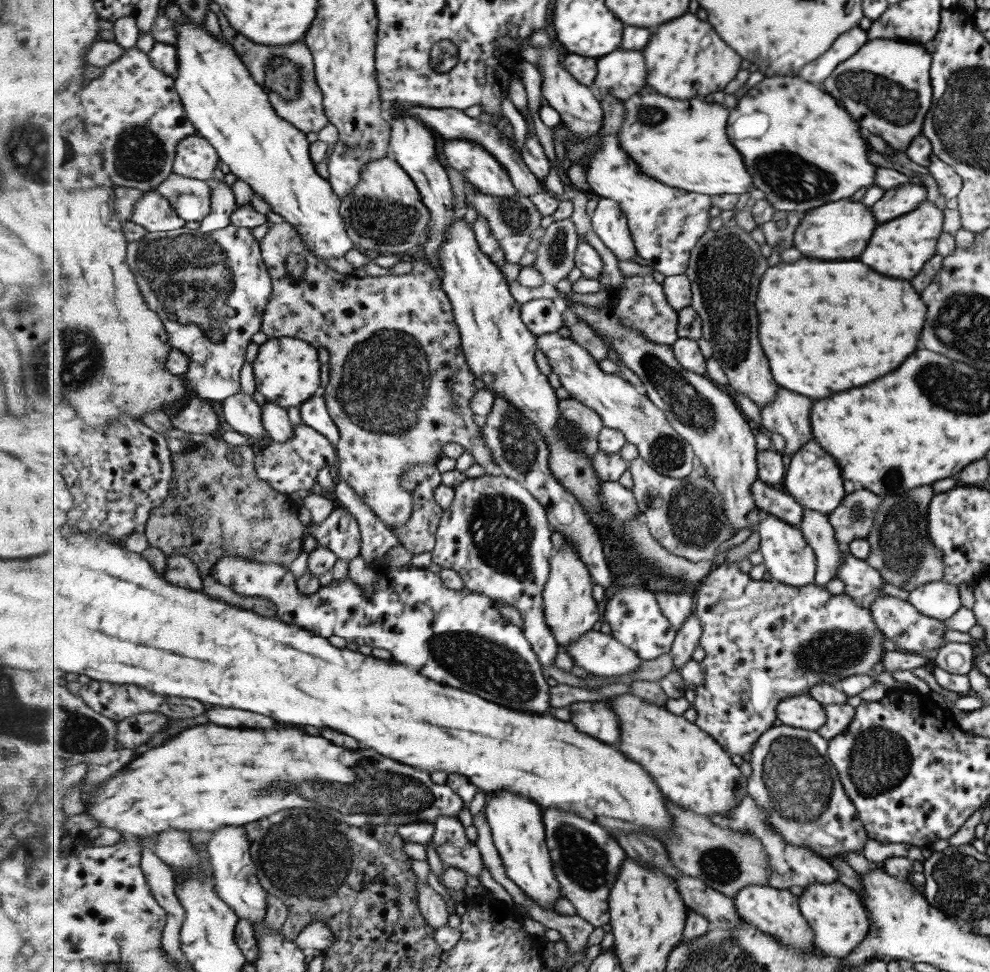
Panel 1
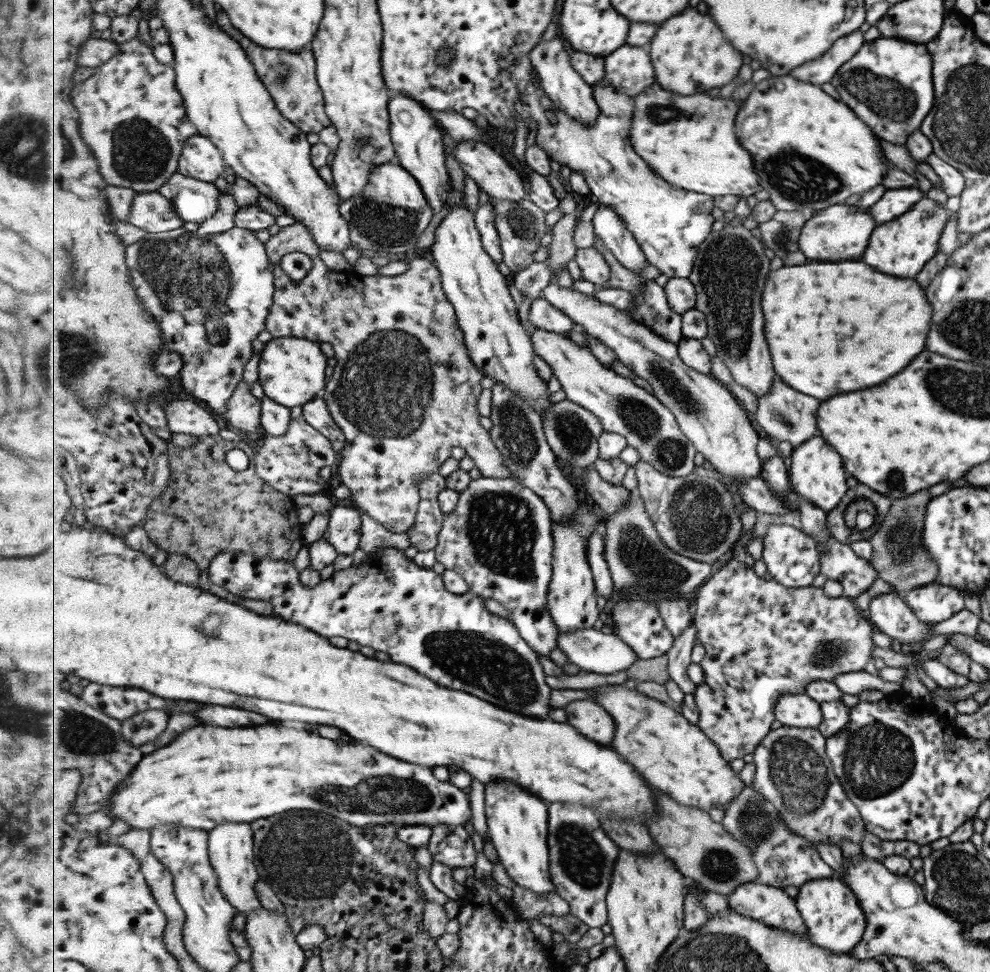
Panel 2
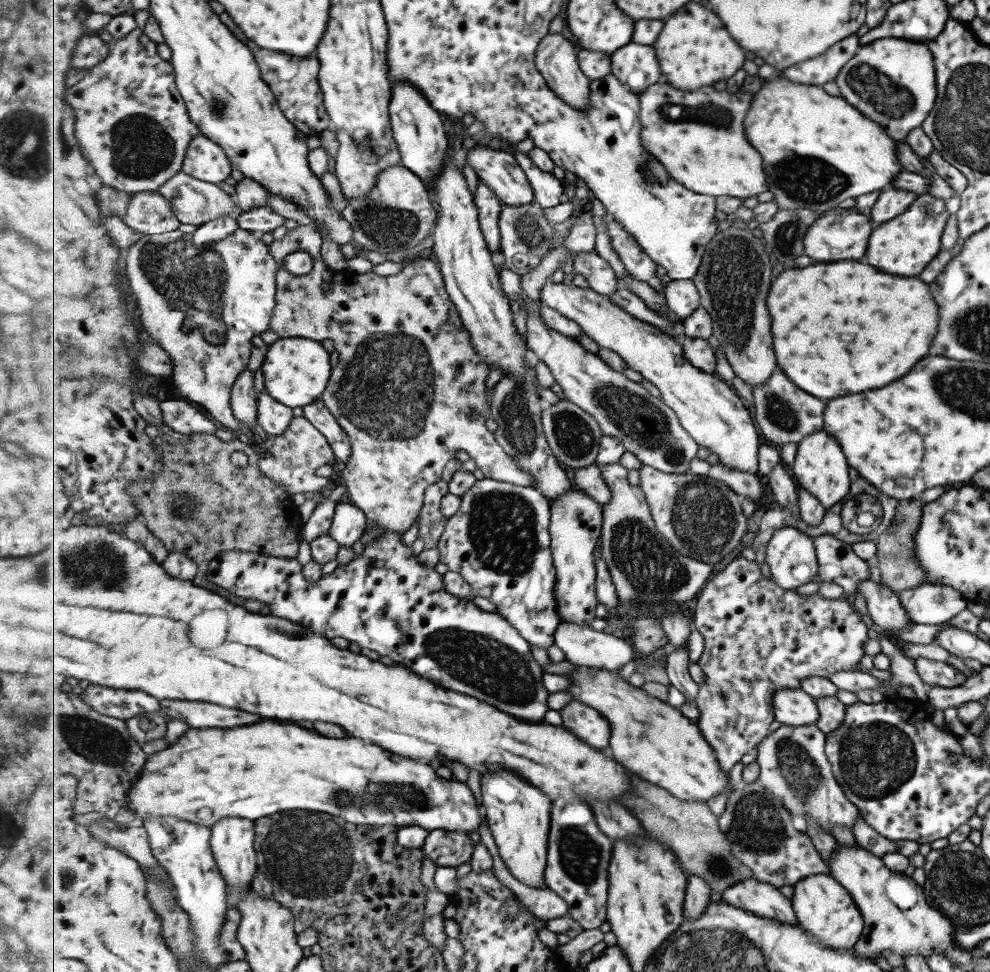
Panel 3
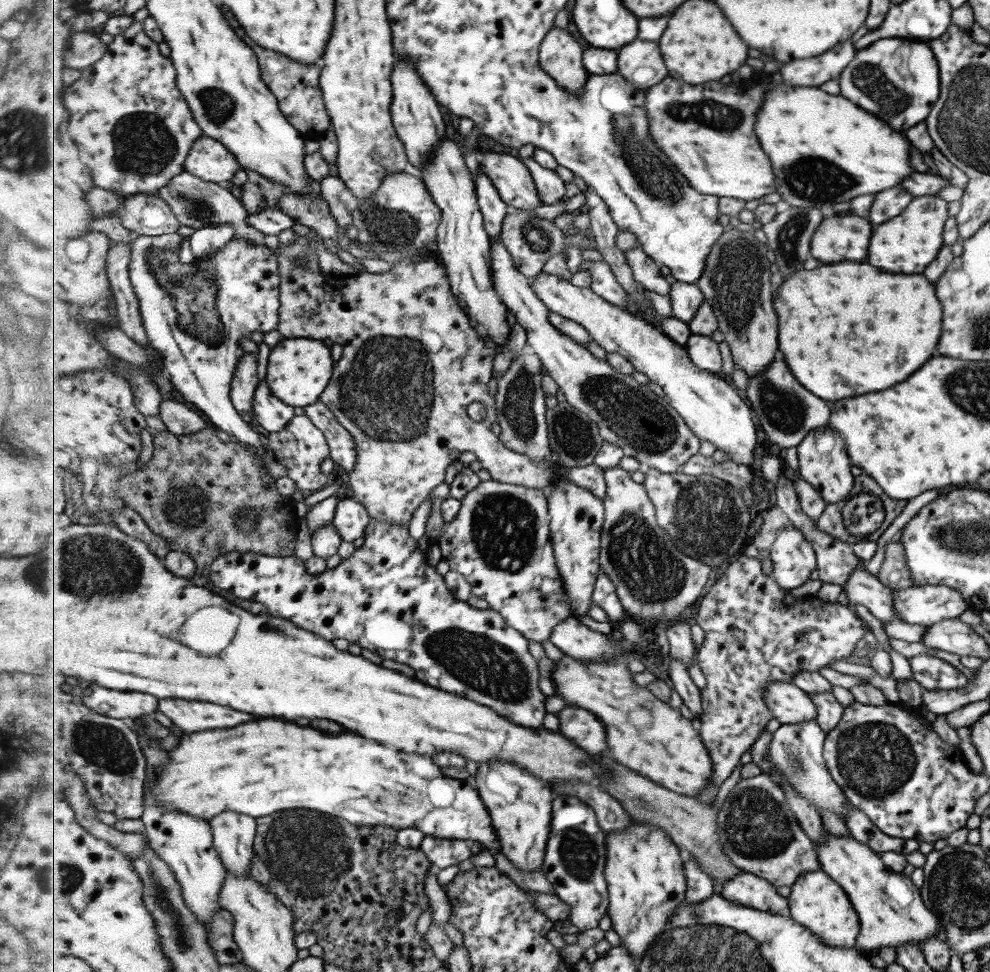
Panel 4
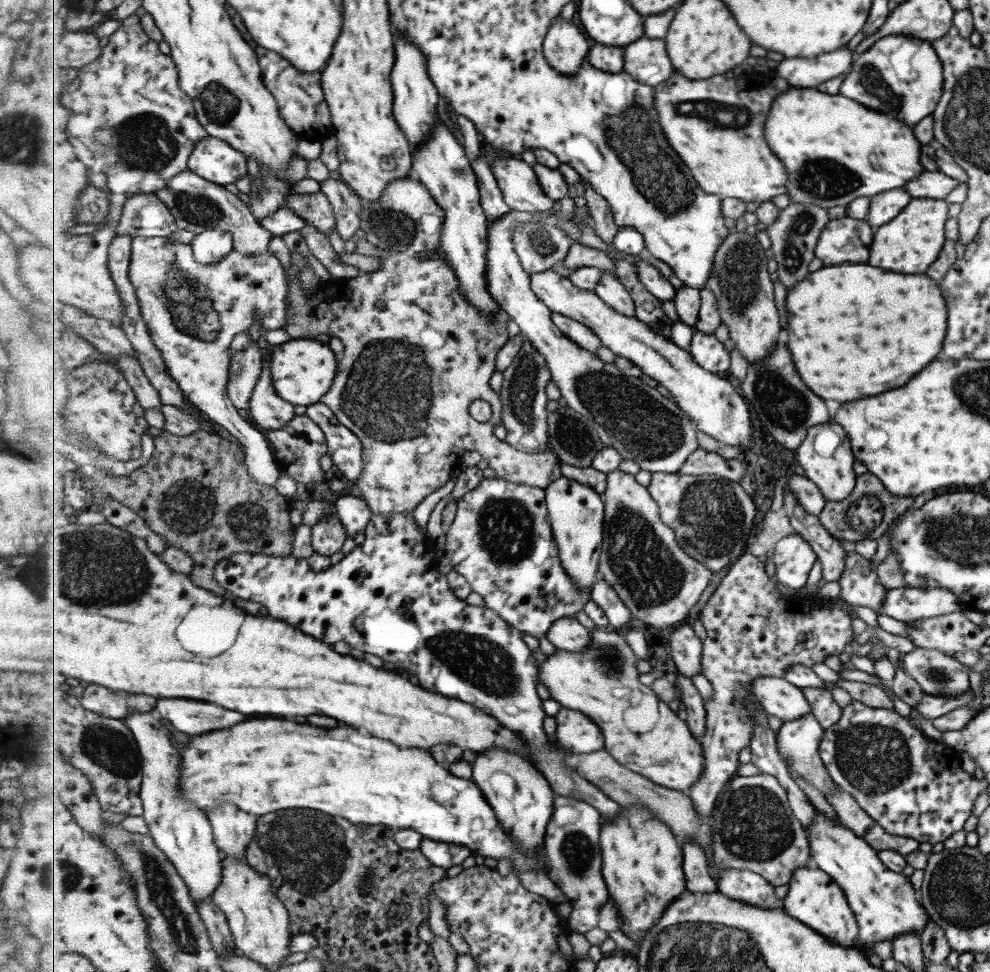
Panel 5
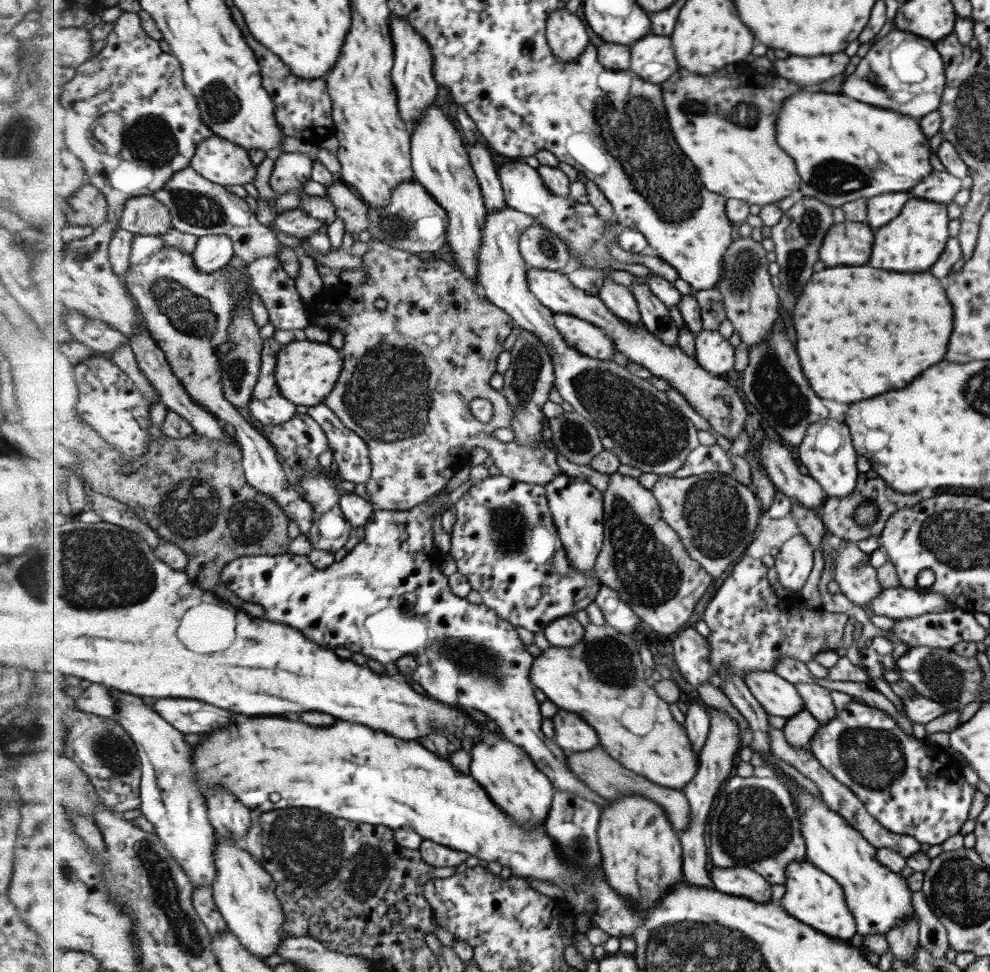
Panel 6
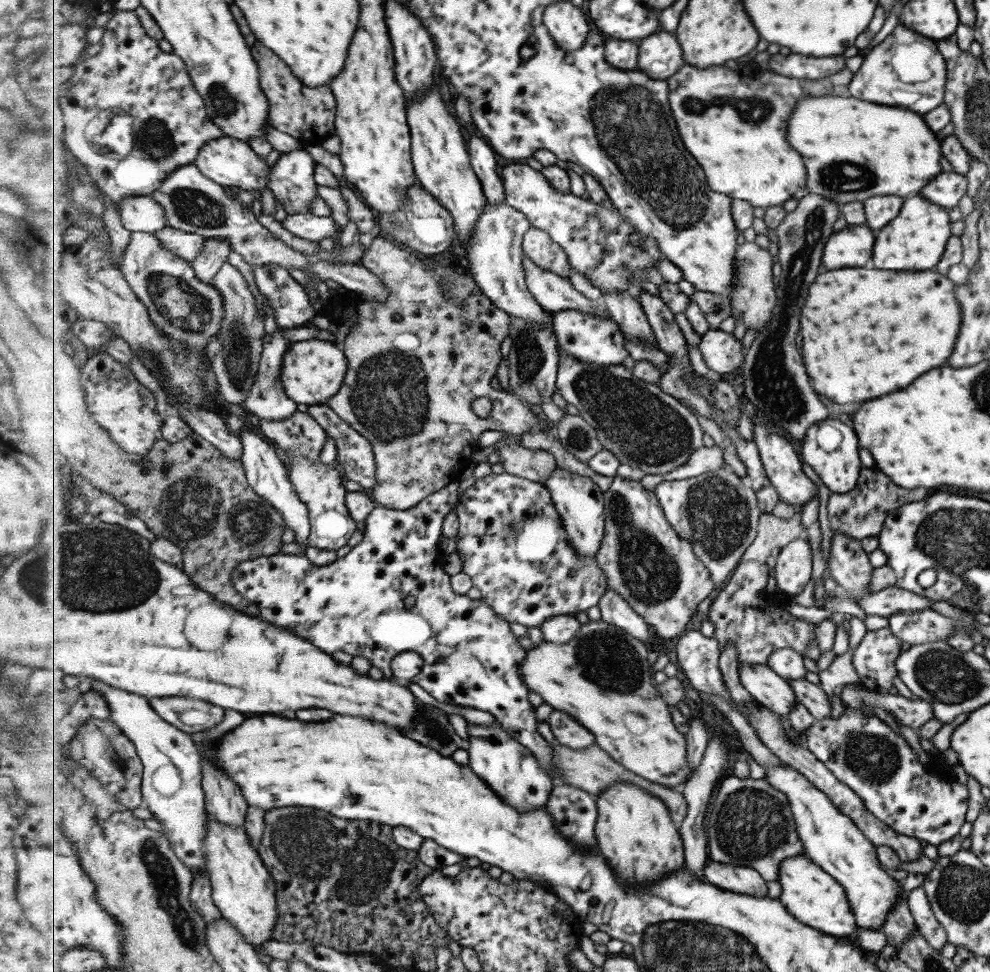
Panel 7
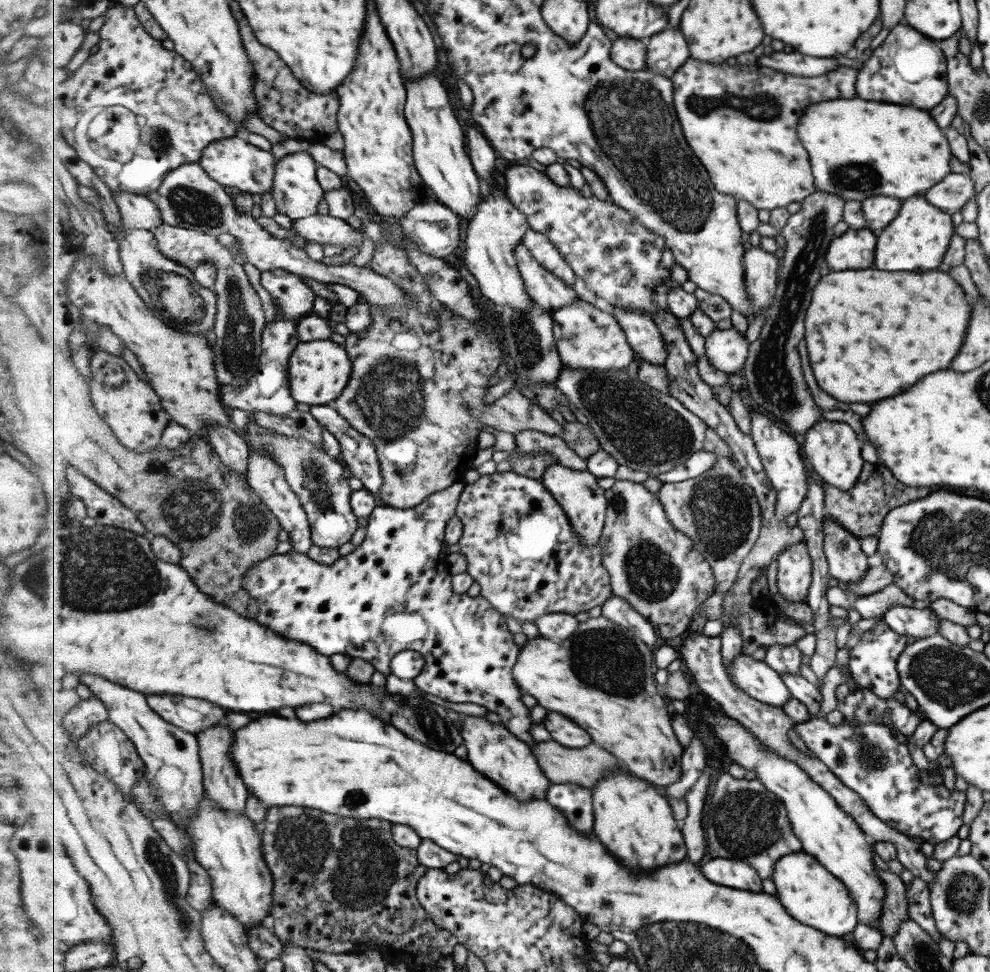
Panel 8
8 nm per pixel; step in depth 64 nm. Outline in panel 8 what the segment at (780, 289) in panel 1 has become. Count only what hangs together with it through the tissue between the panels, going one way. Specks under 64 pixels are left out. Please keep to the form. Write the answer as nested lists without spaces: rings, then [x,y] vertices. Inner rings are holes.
[[[843,270],[821,276],[811,292],[811,306],[805,320],[811,374],[819,390],[841,403],[873,402],[873,398],[881,400],[901,394],[921,376],[947,368],[963,342],[970,315],[970,305],[967,306],[963,296],[959,284],[943,271]]]

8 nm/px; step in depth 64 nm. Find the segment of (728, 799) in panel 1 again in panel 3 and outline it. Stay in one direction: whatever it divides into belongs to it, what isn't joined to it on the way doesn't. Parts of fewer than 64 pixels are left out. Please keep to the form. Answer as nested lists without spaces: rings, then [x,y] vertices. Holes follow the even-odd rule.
[[[578,665],[575,667],[571,673],[567,674],[574,681],[567,691],[573,693],[575,700],[587,702],[597,710],[603,710],[603,714],[611,718],[611,726],[613,726],[611,748],[615,752],[615,758],[619,758],[619,762],[623,762],[627,768],[631,768],[641,778],[665,790],[670,790],[671,794],[683,801],[706,803],[713,796],[730,790],[729,775],[723,770],[714,746],[711,746],[711,743],[705,738],[697,722],[691,722],[689,718],[681,714],[680,709],[651,696],[642,687],[632,686],[628,681],[621,679],[619,670],[600,670]]]

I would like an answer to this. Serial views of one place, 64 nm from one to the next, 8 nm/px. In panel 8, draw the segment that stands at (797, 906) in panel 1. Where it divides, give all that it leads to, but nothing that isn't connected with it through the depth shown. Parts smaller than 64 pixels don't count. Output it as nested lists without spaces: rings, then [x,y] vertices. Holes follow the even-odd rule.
[[[710,858],[703,864],[703,874],[720,886],[763,892],[763,879],[747,862],[728,858]]]

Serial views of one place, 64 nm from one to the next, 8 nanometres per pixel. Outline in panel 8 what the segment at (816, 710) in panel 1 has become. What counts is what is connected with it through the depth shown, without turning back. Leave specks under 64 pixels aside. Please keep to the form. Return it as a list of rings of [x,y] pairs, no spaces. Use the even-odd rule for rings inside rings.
[[[742,652],[734,660],[732,671],[734,672],[736,684],[747,694],[750,694],[753,698],[761,702],[785,709],[786,704],[792,699],[790,688],[784,681],[782,674],[771,668],[771,666],[763,660],[755,660],[752,656]]]

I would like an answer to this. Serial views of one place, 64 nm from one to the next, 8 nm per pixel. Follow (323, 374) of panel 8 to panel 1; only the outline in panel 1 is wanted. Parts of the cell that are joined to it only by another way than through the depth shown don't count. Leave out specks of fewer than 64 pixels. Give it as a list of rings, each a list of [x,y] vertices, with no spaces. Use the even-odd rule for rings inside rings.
[[[273,338],[260,346],[252,362],[256,390],[266,402],[283,408],[300,408],[321,386],[321,362],[315,346],[299,338]]]

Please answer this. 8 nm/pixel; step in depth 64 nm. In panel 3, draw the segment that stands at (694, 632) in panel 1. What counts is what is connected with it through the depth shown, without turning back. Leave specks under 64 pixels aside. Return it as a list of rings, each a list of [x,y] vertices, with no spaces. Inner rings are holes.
[[[681,647],[680,649],[673,650],[673,652],[667,658],[666,671],[670,676],[671,685],[678,688],[687,698],[694,701],[697,706],[696,698],[700,691],[700,684],[692,677],[690,673],[690,666],[692,665],[687,647]]]

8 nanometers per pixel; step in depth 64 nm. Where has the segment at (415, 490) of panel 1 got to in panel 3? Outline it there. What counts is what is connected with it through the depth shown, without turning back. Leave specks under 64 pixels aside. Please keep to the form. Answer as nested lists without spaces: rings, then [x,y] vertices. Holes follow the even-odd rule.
[[[439,479],[434,485],[427,488],[424,505],[419,516],[419,538],[426,548],[435,548],[445,532],[447,517],[442,513],[443,497],[450,492],[447,480]]]

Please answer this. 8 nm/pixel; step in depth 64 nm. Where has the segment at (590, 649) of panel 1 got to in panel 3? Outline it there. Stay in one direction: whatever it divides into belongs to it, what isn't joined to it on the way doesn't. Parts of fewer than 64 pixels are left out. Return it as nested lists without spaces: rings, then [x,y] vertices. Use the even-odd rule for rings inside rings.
[[[562,622],[555,633],[555,645],[559,647],[573,665],[599,668],[600,670],[620,670],[629,662],[635,661],[637,650],[626,641],[626,638],[593,630],[589,625]]]

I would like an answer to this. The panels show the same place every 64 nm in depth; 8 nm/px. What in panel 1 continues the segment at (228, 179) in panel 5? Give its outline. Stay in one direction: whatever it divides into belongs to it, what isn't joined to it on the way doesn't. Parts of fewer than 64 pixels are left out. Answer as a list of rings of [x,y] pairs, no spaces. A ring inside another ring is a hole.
[[[201,135],[185,137],[178,144],[174,160],[174,172],[187,178],[212,179],[221,165],[218,150]]]

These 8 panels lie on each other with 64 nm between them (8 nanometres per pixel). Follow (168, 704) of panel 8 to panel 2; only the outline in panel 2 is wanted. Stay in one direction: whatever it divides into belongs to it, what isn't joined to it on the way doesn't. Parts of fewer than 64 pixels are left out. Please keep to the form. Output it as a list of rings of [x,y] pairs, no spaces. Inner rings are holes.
[[[215,704],[203,706],[199,710],[199,718],[203,720],[203,724],[213,724],[213,726],[261,726],[261,724],[269,724],[269,718],[263,714],[239,710],[239,708],[215,706]]]

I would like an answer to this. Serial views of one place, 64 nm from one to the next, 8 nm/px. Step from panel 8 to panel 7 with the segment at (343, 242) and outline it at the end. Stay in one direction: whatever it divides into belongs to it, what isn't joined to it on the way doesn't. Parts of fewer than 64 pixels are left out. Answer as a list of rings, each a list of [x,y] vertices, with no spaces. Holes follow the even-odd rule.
[[[312,212],[294,215],[287,214],[282,225],[289,232],[315,242],[323,240],[323,238],[331,238],[333,240],[335,234],[337,234],[337,225],[342,229],[333,218],[320,217]]]

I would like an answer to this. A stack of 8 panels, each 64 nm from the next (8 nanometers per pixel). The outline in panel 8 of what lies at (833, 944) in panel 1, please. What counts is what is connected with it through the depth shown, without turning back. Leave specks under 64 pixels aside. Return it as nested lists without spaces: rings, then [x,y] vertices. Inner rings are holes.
[[[804,851],[787,854],[787,857],[783,857],[775,865],[772,881],[779,900],[786,906],[789,914],[823,934],[841,937],[847,932],[852,932],[858,923],[855,903],[845,885],[831,875],[811,854]]]

